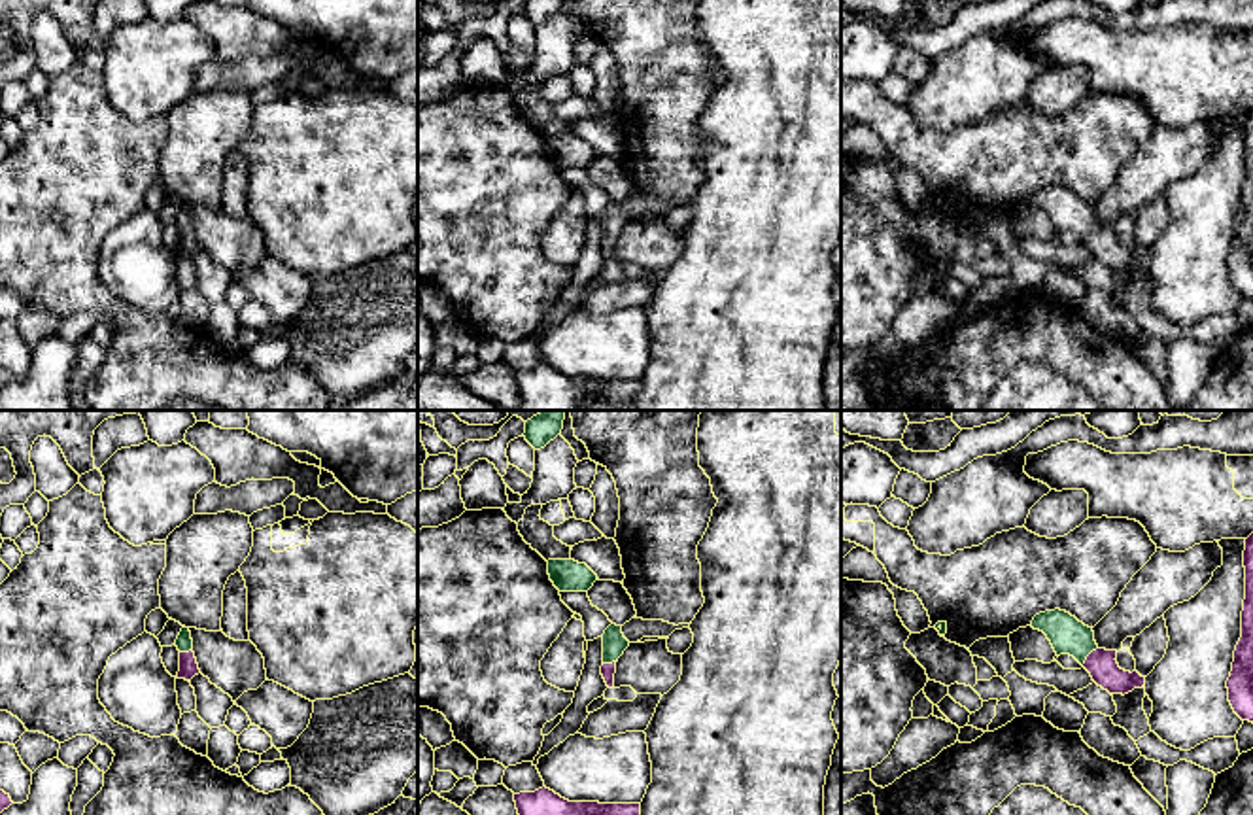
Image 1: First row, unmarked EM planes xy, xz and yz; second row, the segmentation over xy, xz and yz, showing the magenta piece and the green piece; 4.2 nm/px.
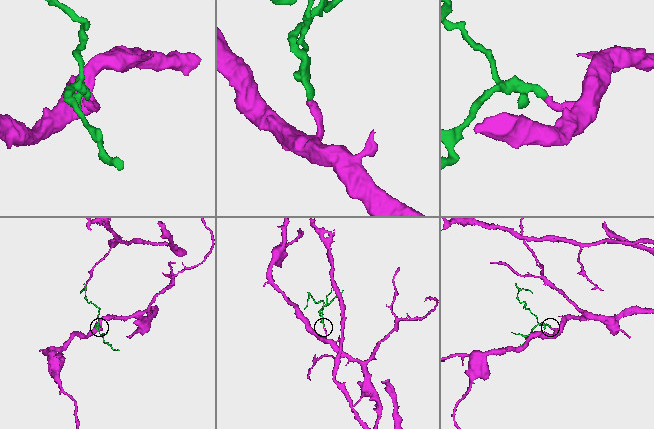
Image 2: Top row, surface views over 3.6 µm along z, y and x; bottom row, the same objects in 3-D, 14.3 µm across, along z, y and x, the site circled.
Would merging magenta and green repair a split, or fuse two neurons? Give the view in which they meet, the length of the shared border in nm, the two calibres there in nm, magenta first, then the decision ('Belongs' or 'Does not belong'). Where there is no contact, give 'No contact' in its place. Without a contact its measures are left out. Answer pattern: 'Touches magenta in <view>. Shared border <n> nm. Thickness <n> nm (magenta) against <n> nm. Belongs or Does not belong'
Touches magenta in yz. Shared border 100 nm. Thickness 130 nm (magenta) against 160 nm. Belongs

